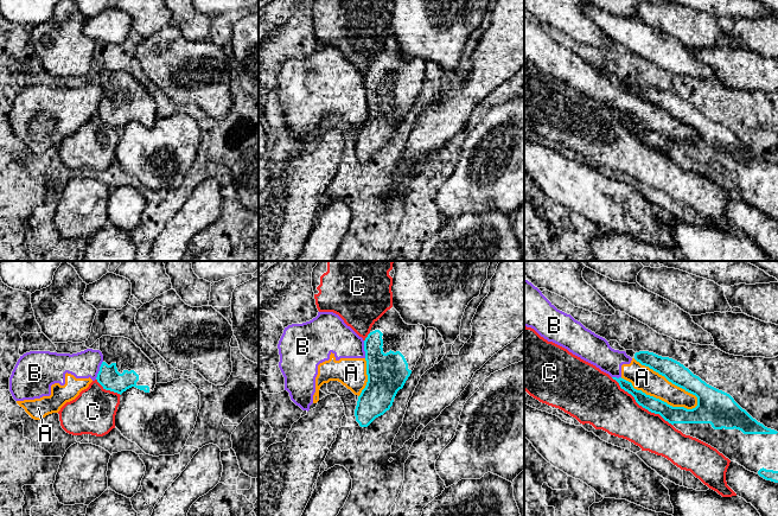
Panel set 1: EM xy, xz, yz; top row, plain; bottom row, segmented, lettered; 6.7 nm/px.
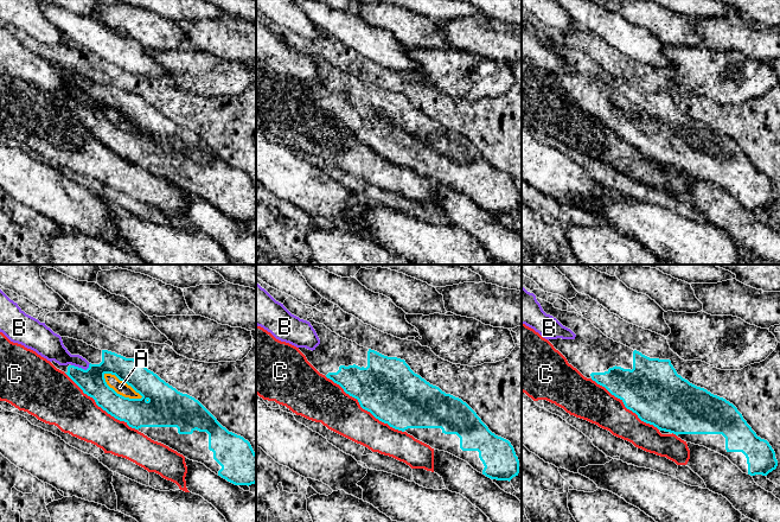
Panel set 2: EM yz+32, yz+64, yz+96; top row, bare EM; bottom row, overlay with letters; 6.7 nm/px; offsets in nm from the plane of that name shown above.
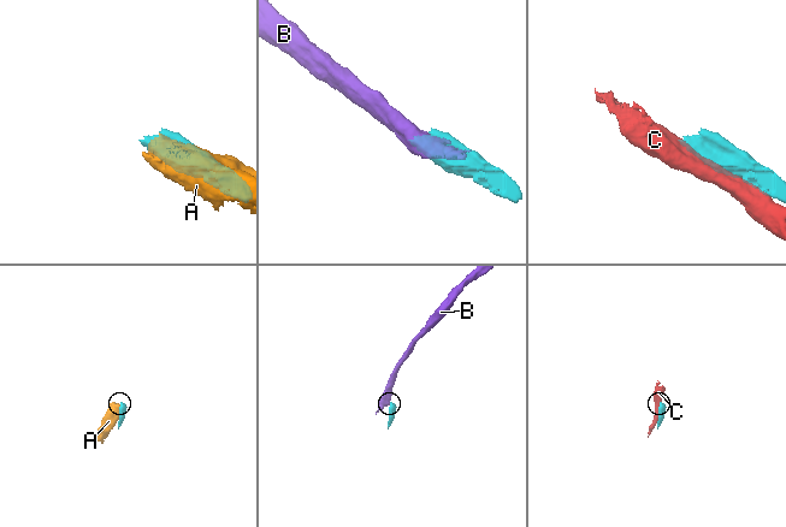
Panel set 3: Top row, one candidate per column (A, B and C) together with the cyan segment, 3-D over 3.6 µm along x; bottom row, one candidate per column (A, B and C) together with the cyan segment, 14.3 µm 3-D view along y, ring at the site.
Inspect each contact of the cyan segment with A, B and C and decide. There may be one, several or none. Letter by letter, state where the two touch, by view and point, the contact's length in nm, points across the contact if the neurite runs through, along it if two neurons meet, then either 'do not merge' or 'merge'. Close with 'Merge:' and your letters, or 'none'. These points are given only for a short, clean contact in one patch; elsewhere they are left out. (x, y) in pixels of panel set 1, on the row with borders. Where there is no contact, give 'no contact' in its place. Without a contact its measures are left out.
A: contact yz (658, 399); length 550 nm; do not merge
B: contact xy (100, 370); length 140 nm; border xy (102, 361), (95, 378); do not merge
C: contact yz (641, 405); length 550 nm; do not merge
Merge: none

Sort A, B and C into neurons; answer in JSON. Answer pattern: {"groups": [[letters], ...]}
{"groups": [["A", "B"], ["C"]]}

